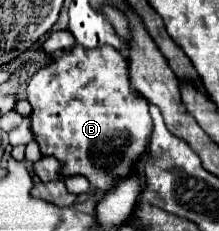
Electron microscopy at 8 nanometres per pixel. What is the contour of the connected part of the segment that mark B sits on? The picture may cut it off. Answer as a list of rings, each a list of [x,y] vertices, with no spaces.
[[[75,44],[53,56],[53,60],[37,70],[27,86],[27,100],[33,106],[31,130],[43,152],[43,156],[55,156],[65,164],[63,174],[81,174],[99,192],[111,188],[111,184],[129,172],[133,160],[139,160],[145,152],[147,138],[151,136],[151,116],[147,100],[135,92],[127,76],[127,58],[113,46],[81,48]]]

